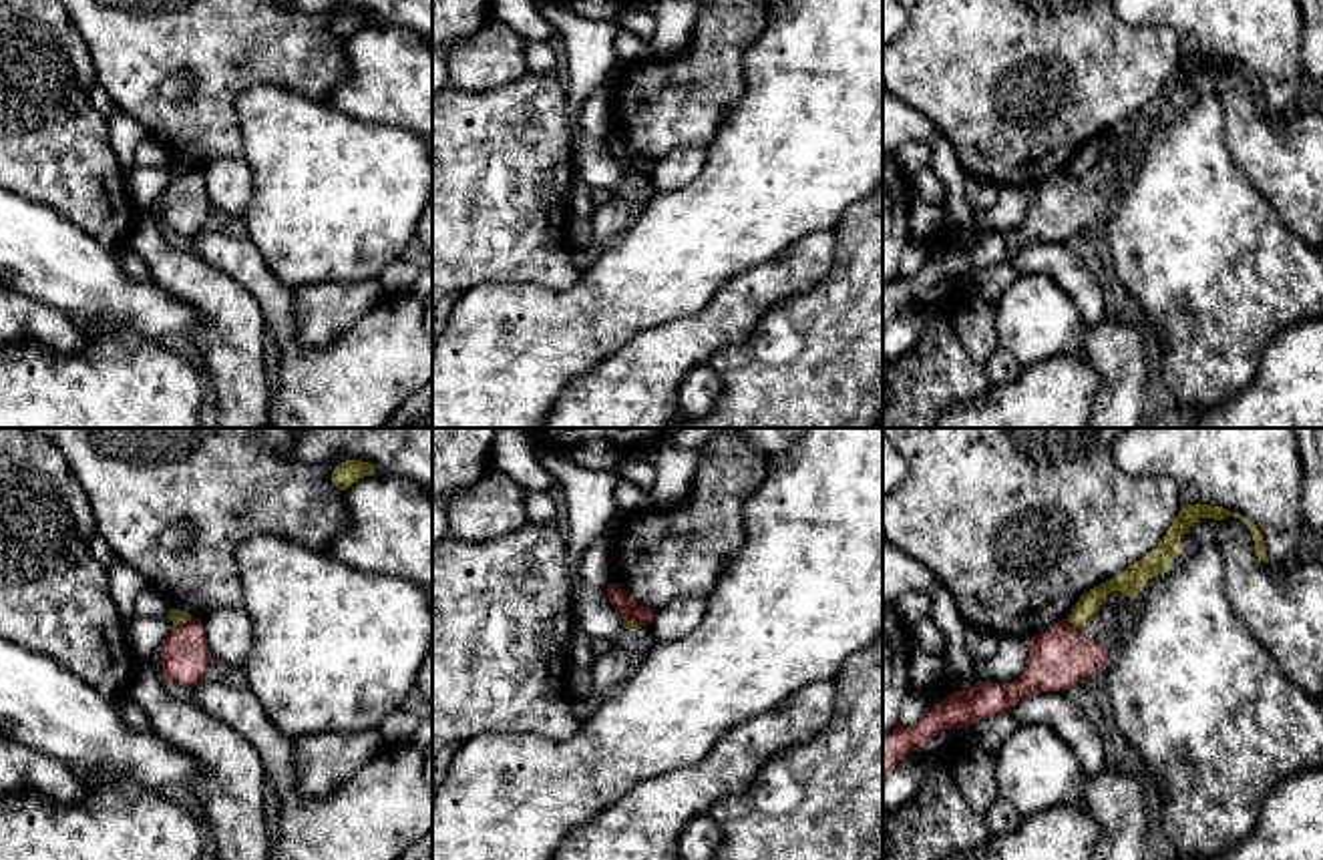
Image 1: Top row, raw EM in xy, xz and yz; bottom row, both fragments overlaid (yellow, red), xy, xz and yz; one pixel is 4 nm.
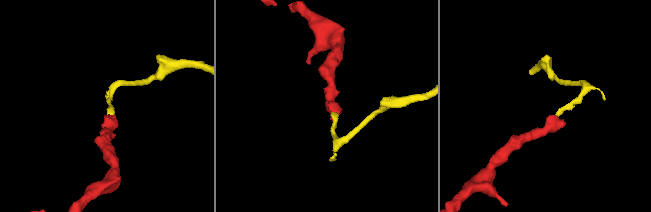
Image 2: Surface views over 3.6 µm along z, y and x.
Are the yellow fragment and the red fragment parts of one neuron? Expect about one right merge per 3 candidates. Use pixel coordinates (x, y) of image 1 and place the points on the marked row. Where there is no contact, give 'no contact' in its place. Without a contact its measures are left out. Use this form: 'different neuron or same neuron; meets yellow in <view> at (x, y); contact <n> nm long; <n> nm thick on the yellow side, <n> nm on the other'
different neuron; meets yellow in xy at (181, 623); contact 90 nm long; 60 nm thick on the yellow side, 190 nm on the other

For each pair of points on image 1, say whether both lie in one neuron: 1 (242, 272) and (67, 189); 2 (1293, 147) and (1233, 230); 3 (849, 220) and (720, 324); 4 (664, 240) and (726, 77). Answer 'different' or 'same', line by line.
1: different
2: different
3: different
4: different

